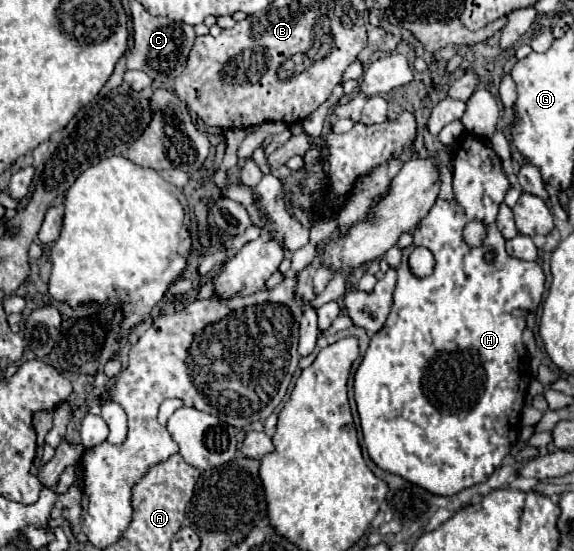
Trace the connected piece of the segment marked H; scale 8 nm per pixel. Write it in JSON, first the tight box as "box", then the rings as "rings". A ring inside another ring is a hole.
{"box":[355,131,545,495],"rings":[[[465,131],[453,143],[455,201],[437,199],[429,215],[413,231],[413,245],[403,249],[403,261],[397,269],[399,279],[391,313],[383,329],[371,339],[355,373],[355,401],[361,417],[363,441],[371,459],[381,469],[401,475],[435,495],[455,495],[487,481],[519,439],[521,411],[531,371],[529,355],[521,339],[525,319],[515,317],[513,311],[537,311],[545,291],[545,273],[539,263],[519,261],[505,251],[505,239],[495,219],[509,189],[511,183],[493,145]],[[469,221],[481,221],[487,229],[479,247],[471,247],[463,239],[463,229]],[[415,247],[425,247],[435,255],[435,267],[429,277],[417,277],[409,269],[409,255]],[[487,249],[499,253],[499,265],[483,261]]]}

